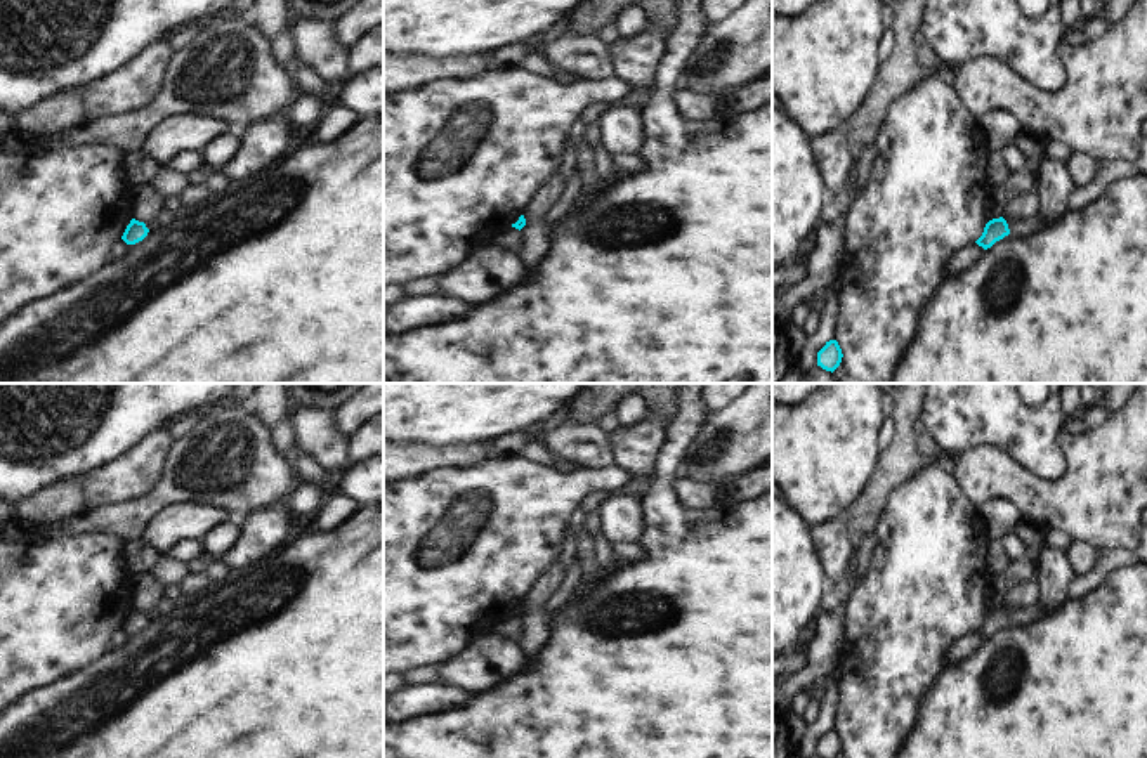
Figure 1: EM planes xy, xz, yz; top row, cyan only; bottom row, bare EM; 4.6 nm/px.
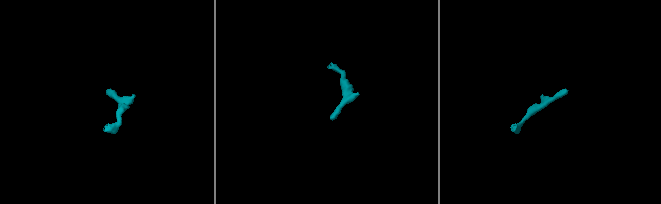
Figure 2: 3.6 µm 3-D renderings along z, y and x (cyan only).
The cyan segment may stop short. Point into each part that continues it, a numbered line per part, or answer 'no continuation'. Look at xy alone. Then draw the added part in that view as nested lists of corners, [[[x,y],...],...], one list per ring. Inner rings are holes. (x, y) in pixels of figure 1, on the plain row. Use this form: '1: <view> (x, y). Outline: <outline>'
no continuation

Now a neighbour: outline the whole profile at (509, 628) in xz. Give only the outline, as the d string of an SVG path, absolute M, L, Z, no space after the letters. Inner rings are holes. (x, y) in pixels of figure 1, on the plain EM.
M510 614L508 618L495 624L491 633L496 633L507 640L517 642L521 637L521 619Z

